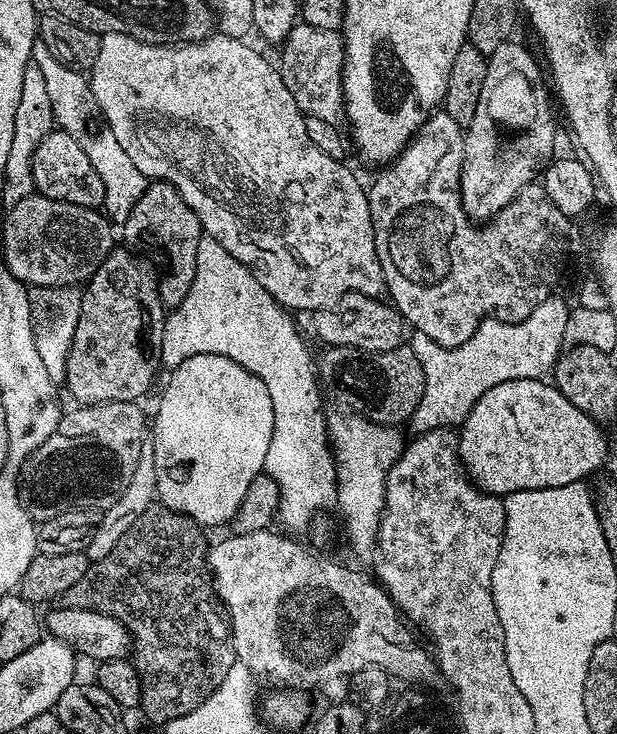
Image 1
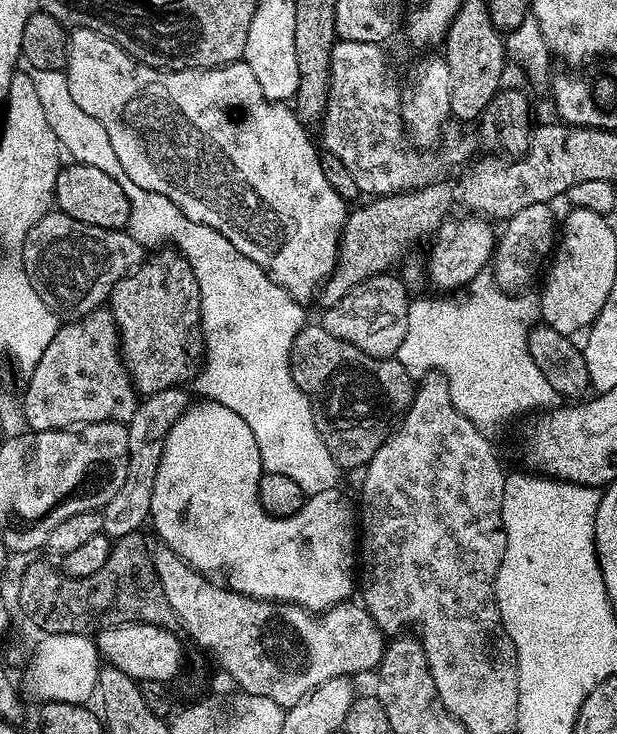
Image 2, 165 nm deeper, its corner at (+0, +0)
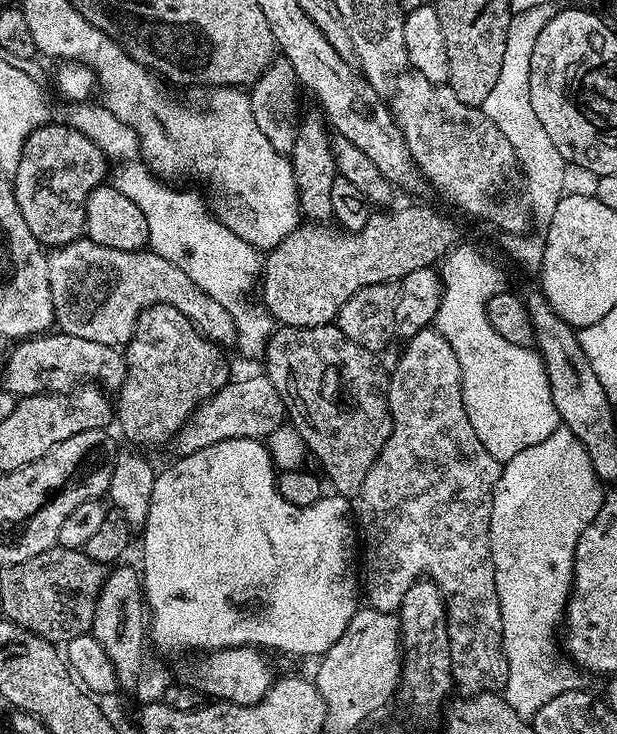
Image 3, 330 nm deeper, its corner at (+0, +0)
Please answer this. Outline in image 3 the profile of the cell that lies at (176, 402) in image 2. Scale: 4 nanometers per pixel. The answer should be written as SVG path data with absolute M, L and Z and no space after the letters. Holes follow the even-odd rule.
M267 375L248 376L245 380L229 379L226 386L222 386L222 390L214 393L209 400L203 400L192 412L191 418L182 426L182 430L171 441L170 448L176 451L177 457L189 456L198 450L202 450L206 446L214 446L214 442L222 442L230 438L250 438L251 440L263 441L265 438L272 436L279 428L285 427L286 416L284 420L284 412L286 413L286 405L284 399L278 394L278 390L274 390L274 386L268 380Z

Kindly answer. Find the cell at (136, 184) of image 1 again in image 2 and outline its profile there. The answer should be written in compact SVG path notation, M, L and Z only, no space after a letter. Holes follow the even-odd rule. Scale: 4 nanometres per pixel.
M27 66L26 78L34 86L34 94L38 94L38 103L46 113L46 122L50 122L50 130L58 138L61 149L68 152L77 164L98 166L98 170L106 170L122 190L126 190L126 198L130 198L130 218L127 231L145 250L156 250L161 246L174 246L190 262L190 270L194 270L194 278L198 278L198 294L200 295L200 334L204 341L202 371L199 373L200 396L212 400L216 404L226 406L250 426L254 434L254 442L258 442L260 466L264 472L286 474L293 482L298 482L302 490L312 498L319 497L322 490L330 490L341 482L342 469L337 464L330 450L326 450L326 442L322 442L322 434L318 434L318 426L314 422L314 414L306 394L298 390L294 378L290 374L290 350L294 346L294 338L298 338L304 329L306 317L305 305L299 304L282 286L278 286L264 272L258 262L250 262L246 254L242 254L234 246L226 248L226 258L222 260L204 260L198 256L200 246L200 230L202 225L186 218L170 198L162 194L154 194L150 190L142 190L142 186L134 186L130 182L126 170L118 163L114 154L114 146L110 146L110 137L106 135L102 122L90 118L86 110L74 103L70 95L68 77L61 70L38 70L38 66Z

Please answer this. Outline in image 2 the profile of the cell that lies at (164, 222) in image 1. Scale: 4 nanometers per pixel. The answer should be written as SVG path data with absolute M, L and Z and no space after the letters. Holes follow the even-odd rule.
M175 247L153 251L139 268L122 277L112 291L110 311L120 331L120 354L141 397L187 385L187 380L197 375L204 355L198 278Z

